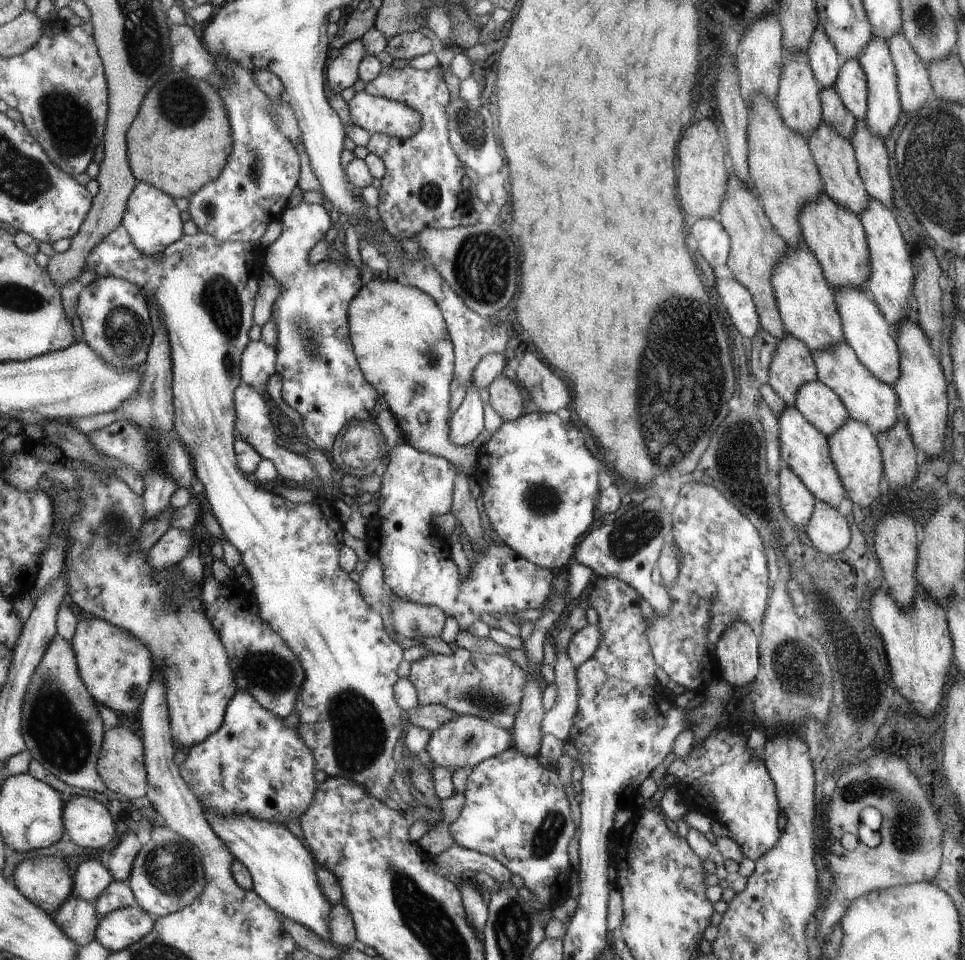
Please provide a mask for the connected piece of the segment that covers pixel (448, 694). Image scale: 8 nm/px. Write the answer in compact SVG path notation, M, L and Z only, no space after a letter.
M453 647L449 656L431 653L410 662L410 666L406 680L415 688L419 705L440 705L459 715L478 717L506 730L514 727L522 703L525 674L505 655L487 655Z

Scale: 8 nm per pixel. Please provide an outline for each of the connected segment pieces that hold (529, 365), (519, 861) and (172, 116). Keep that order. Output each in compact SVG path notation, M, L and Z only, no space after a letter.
M525 352L518 363L515 378L529 392L532 409L541 413L555 413L567 406L569 390L549 366L545 366L530 352Z
M513 747L475 764L467 770L463 808L457 820L447 827L459 847L489 856L505 866L511 874L521 878L533 900L544 905L559 904L568 897L567 884L572 874L567 844L575 832L575 824L571 822L569 800L556 772L556 766L543 766L535 755L523 756Z
M175 70L147 92L128 133L128 156L138 181L154 185L175 200L190 200L222 176L233 147L231 122L213 84Z

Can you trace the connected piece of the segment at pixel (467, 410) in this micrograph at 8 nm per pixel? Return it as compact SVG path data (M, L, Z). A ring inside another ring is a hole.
M470 384L459 406L449 418L449 439L452 445L468 446L484 428L487 408L477 391Z

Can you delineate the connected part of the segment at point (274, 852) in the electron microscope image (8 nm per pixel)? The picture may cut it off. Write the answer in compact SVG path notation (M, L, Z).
M206 812L217 835L227 844L234 859L245 865L253 878L252 890L280 916L291 919L311 930L324 942L331 941L327 922L333 904L323 896L315 876L315 864L303 844L281 824L257 820L247 814L219 816L217 812Z

